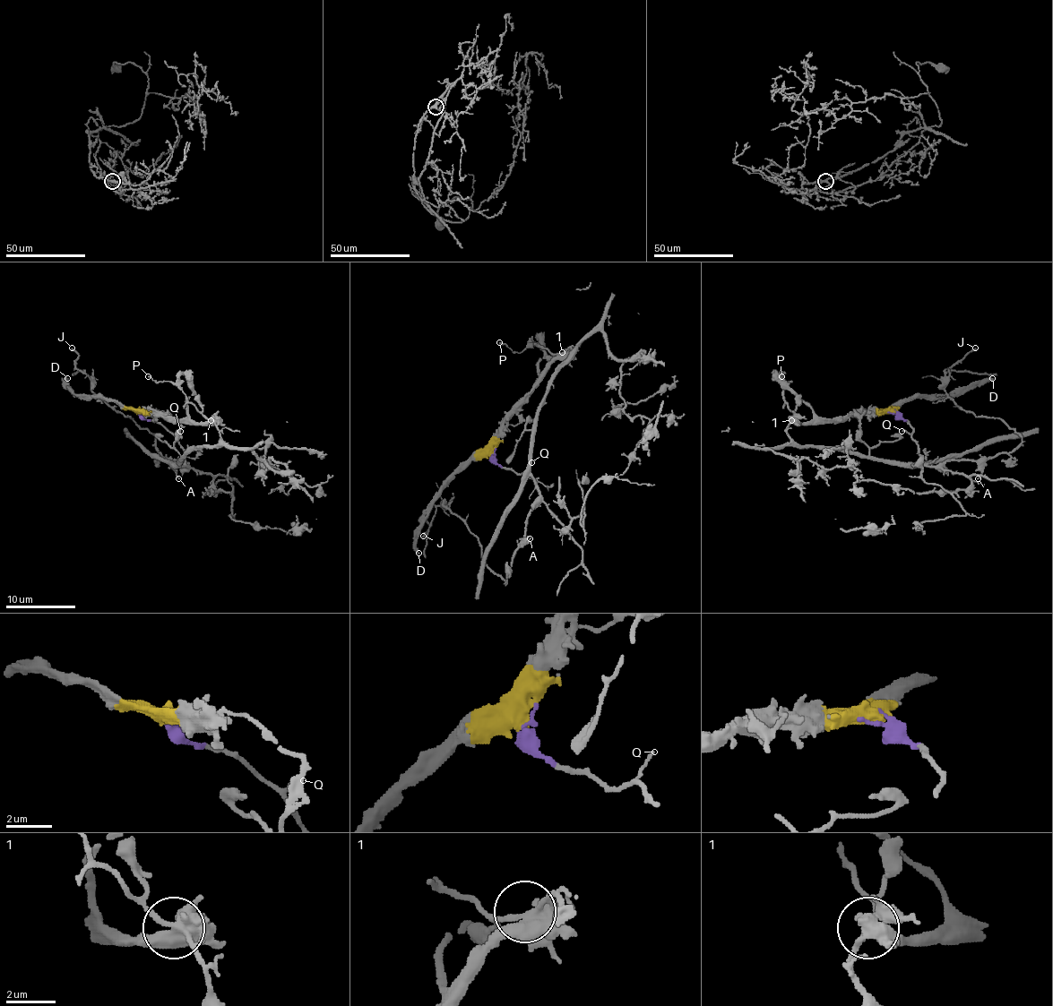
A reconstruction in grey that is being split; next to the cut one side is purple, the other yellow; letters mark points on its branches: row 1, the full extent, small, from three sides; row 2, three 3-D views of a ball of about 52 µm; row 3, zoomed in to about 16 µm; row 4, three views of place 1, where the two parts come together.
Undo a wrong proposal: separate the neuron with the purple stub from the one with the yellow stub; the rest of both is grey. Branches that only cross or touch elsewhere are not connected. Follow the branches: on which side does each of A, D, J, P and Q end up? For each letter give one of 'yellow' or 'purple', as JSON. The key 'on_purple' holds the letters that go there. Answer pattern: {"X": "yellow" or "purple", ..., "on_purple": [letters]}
{"A": "purple", "D": "yellow", "J": "purple", "P": "purple", "Q": "purple", "on_purple": ["A", "J", "P", "Q"]}

